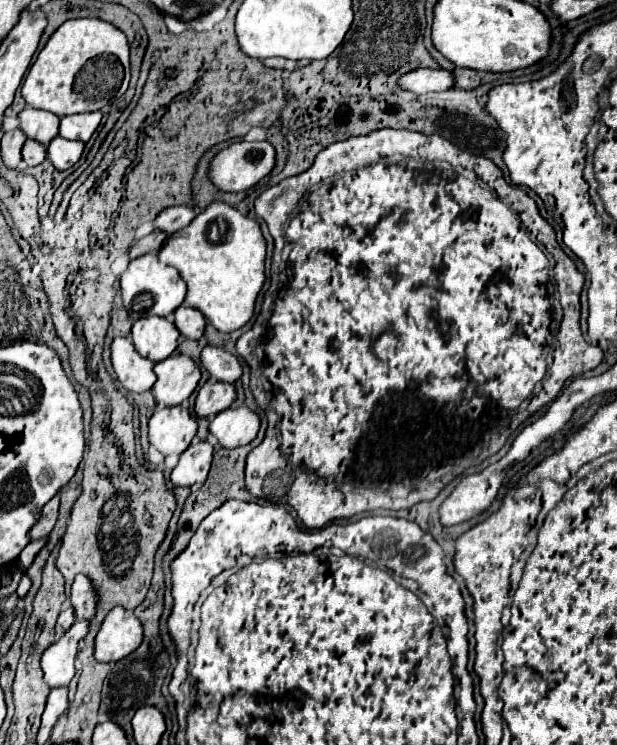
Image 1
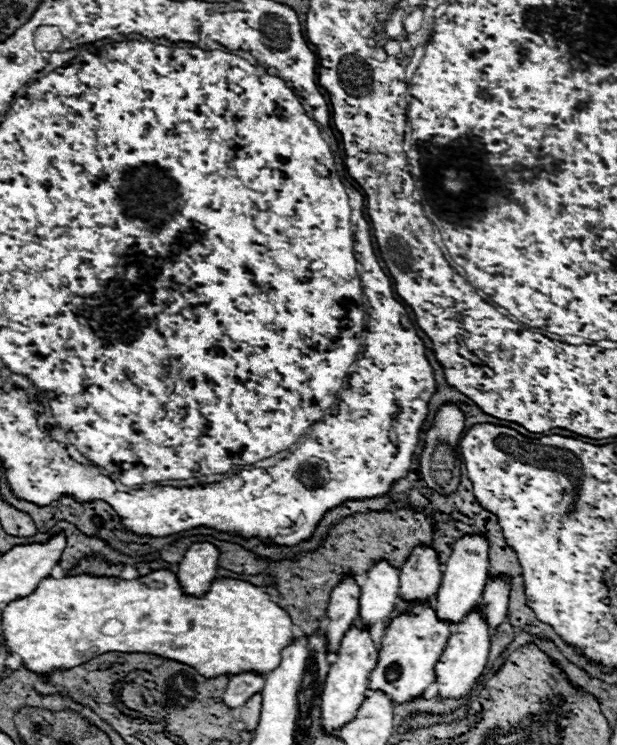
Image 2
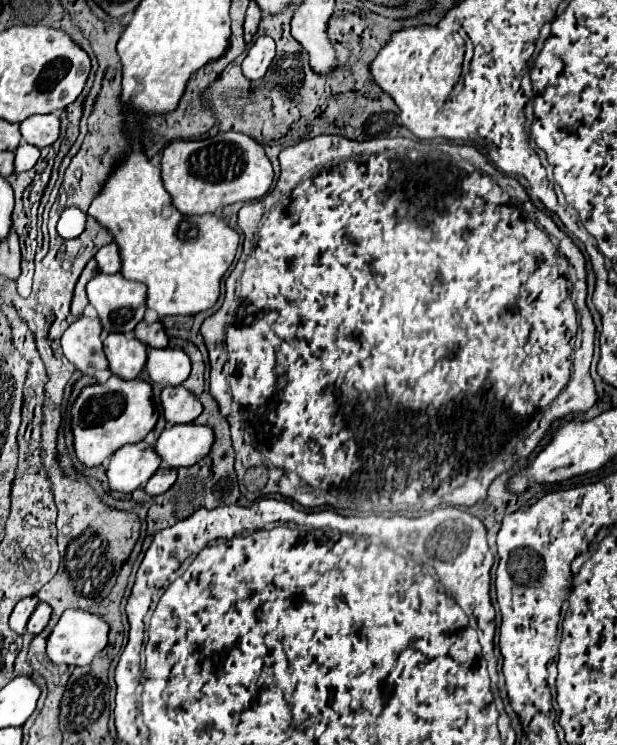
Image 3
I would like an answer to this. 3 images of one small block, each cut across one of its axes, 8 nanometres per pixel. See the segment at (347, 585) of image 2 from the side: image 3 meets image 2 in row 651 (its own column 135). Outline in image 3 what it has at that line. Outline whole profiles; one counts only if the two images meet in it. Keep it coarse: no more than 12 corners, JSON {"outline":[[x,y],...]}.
{"outline":[[140,322],[134,334],[146,346],[166,348],[160,322]]}

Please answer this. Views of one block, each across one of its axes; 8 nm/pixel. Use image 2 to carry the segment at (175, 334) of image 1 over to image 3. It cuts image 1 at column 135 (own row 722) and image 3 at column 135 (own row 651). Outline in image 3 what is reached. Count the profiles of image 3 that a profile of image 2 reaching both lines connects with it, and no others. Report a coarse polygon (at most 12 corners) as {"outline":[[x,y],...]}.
{"outline":[[108,334],[110,372],[132,380],[146,364],[146,346],[126,334]]}

